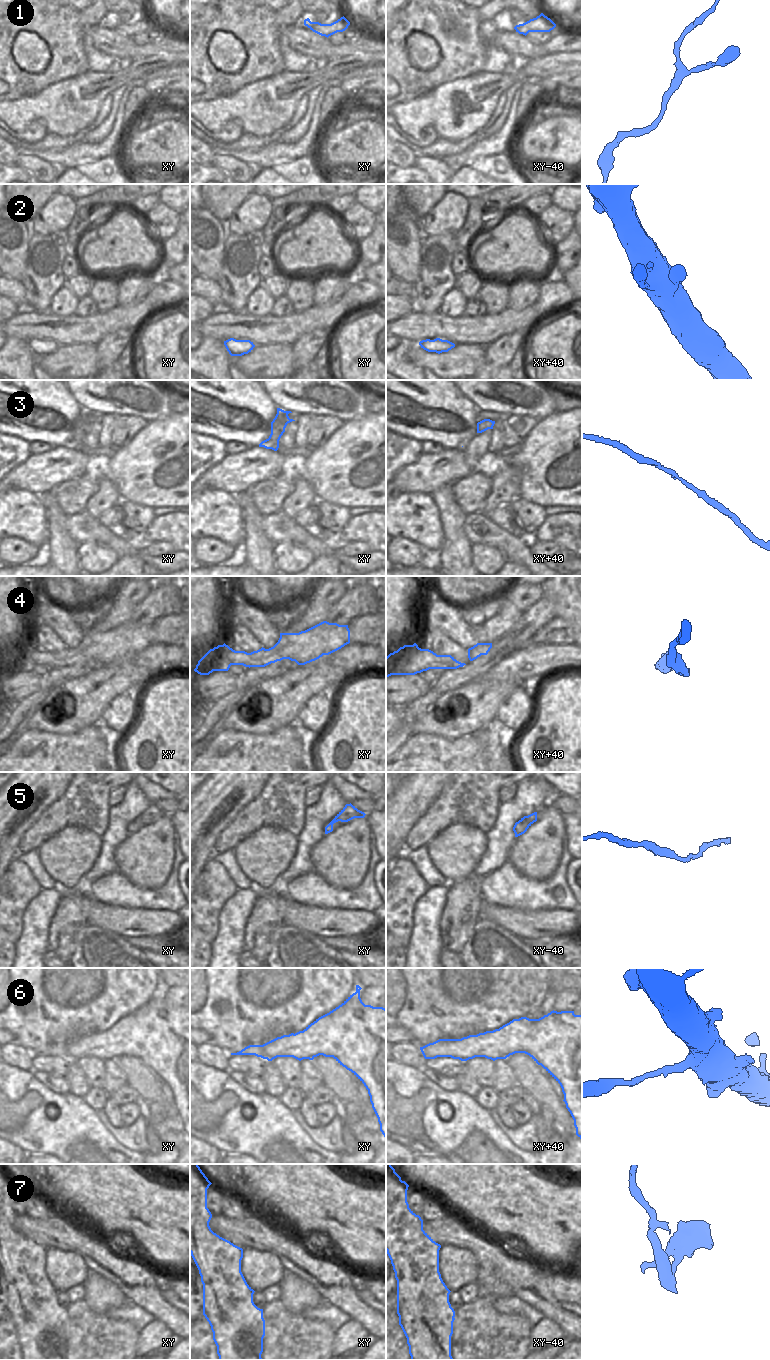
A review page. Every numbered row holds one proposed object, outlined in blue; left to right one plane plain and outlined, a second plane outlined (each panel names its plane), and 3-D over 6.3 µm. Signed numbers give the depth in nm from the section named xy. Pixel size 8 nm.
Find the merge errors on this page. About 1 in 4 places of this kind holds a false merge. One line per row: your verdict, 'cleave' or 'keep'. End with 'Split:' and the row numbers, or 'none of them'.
1: keep
2: keep
3: keep
4: keep
5: cleave
6: cleave
7: cleave
Split: 5, 6, 7

